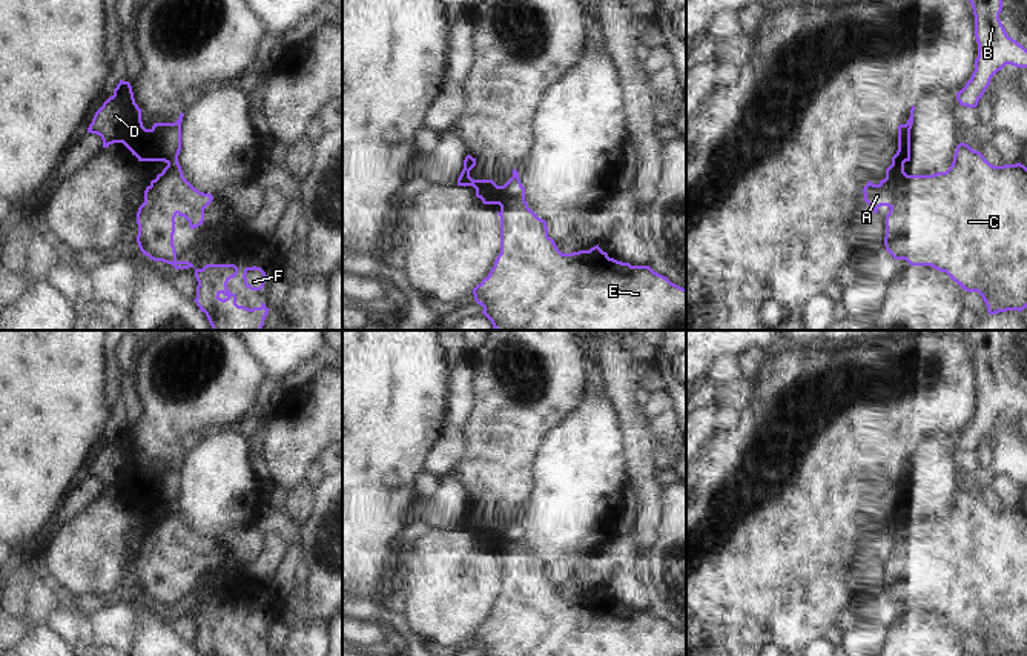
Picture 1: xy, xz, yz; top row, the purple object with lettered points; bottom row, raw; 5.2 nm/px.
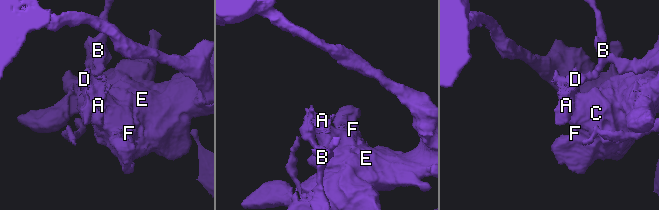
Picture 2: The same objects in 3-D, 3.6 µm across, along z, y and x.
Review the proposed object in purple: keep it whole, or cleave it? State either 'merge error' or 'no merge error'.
merge error

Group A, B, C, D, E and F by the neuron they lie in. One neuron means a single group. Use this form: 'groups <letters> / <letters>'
groups A B D / C E F

